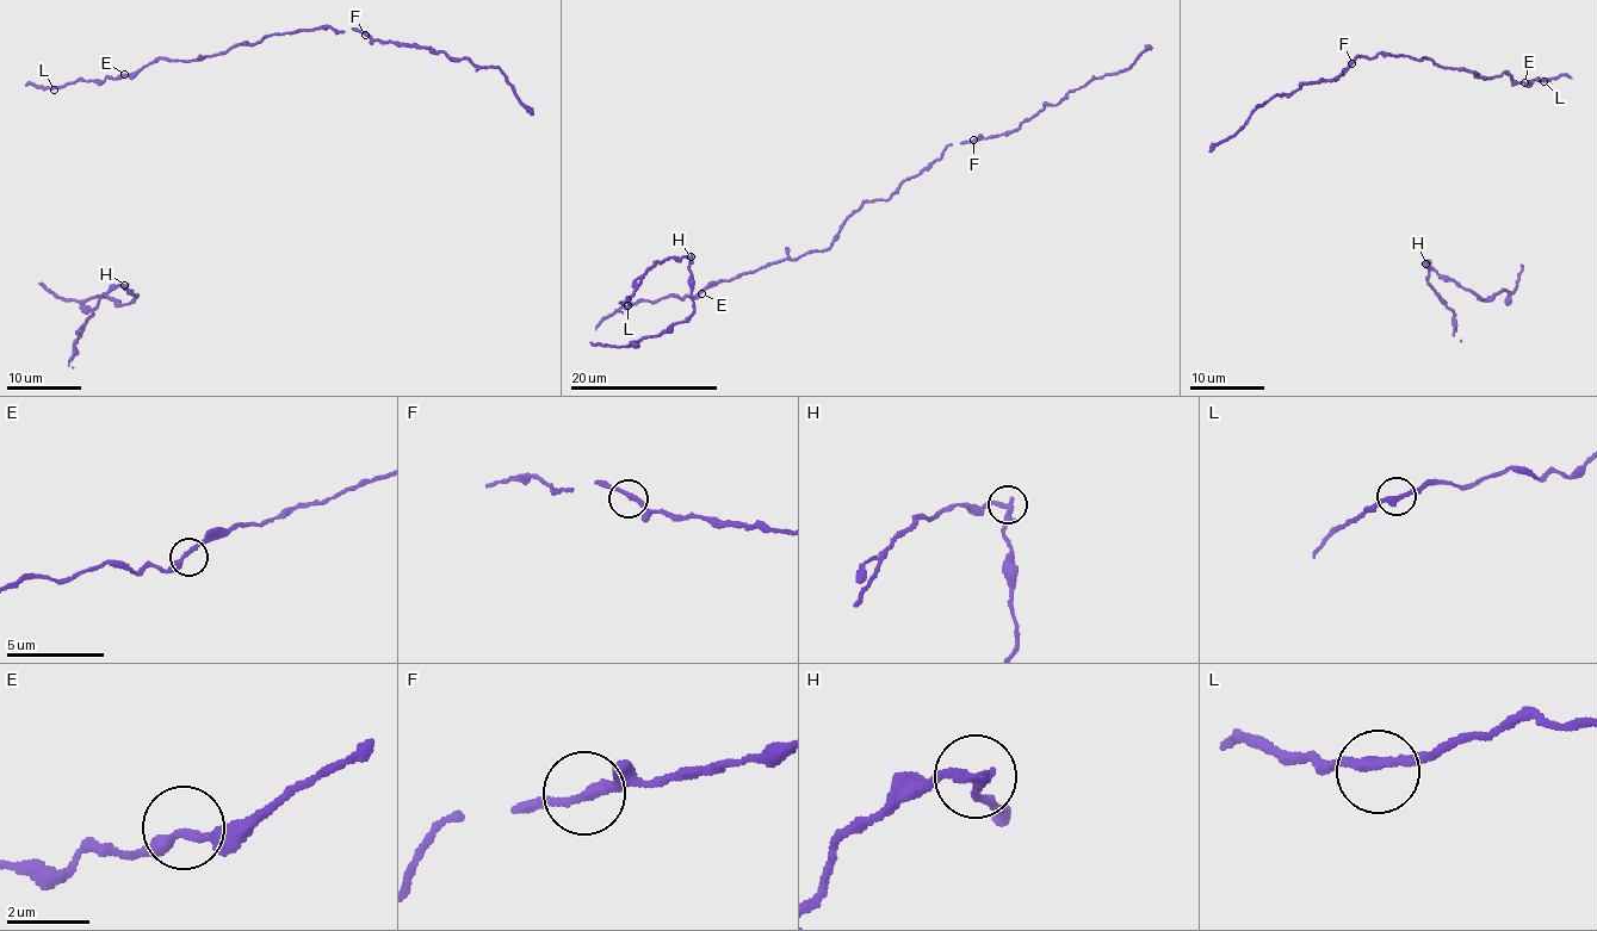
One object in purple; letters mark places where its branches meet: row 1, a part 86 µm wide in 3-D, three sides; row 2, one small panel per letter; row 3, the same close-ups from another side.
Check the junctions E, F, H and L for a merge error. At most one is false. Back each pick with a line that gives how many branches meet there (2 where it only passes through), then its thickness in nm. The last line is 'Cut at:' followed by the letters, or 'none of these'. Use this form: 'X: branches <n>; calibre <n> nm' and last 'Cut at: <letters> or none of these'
H: branches 2; calibre 240 nm
Cut at: H

